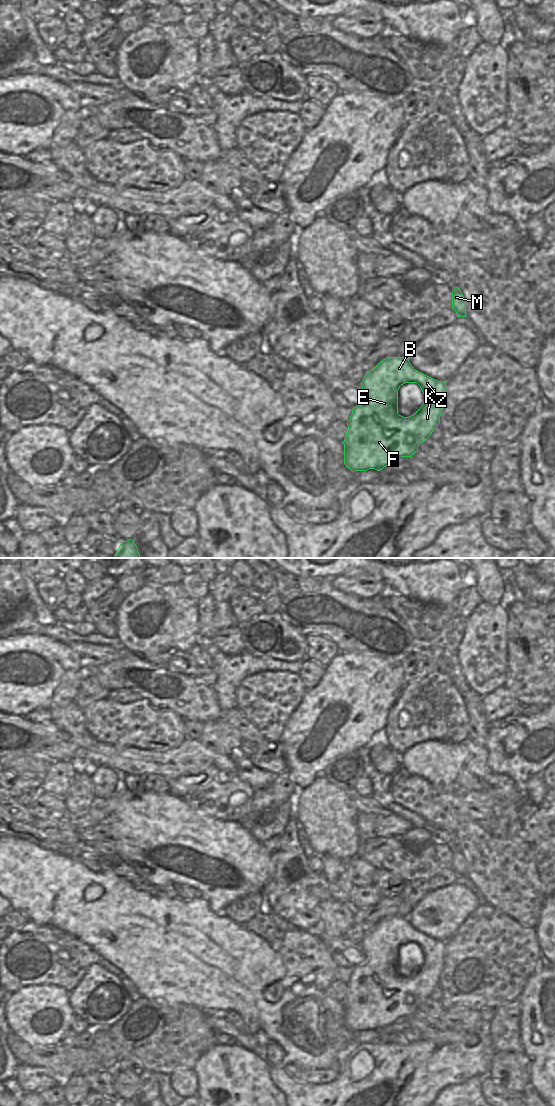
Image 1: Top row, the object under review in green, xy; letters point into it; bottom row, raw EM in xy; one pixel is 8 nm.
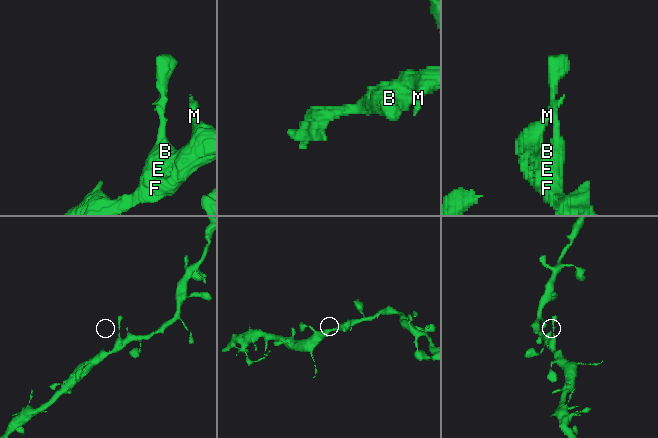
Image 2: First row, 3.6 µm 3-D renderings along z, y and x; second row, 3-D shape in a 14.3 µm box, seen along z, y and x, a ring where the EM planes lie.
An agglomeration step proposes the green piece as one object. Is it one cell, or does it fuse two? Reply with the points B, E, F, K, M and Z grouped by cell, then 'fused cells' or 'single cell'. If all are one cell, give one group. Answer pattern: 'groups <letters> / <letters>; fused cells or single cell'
groups B E F K M Z; single cell

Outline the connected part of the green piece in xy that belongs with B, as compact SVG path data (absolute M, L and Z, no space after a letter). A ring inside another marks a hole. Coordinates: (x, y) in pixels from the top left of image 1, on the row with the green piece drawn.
M387 357L380 361L371 371L367 372L360 383L366 400L352 409L350 420L346 423L348 430L344 444L344 464L353 473L355 471L382 470L401 457L411 457L418 451L418 446L426 441L434 428L440 423L444 408L444 390L446 383L437 381L419 371L409 362L408 357ZM405 383L417 383L423 394L422 406L411 416L403 417L398 414L398 390Z

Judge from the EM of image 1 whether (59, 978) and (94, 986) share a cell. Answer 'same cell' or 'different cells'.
different cells

